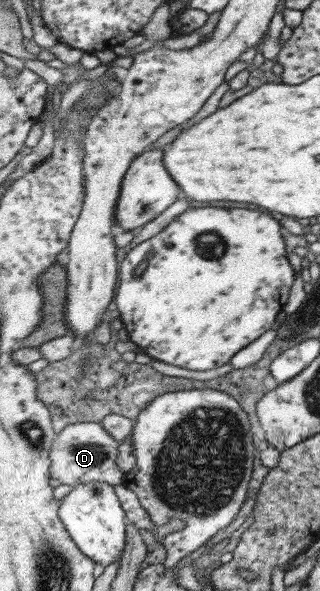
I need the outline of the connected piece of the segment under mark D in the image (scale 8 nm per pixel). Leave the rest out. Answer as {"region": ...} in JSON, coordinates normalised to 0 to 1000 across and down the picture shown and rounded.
{"region":[[[247,714],[216,717],[188,726],[188,731],[172,733],[169,745],[153,758],[150,775],[153,807],[175,809],[188,819],[241,821],[272,816],[328,816],[331,819],[363,822],[378,819],[381,799],[363,785],[372,750],[328,731],[309,714]]]}

